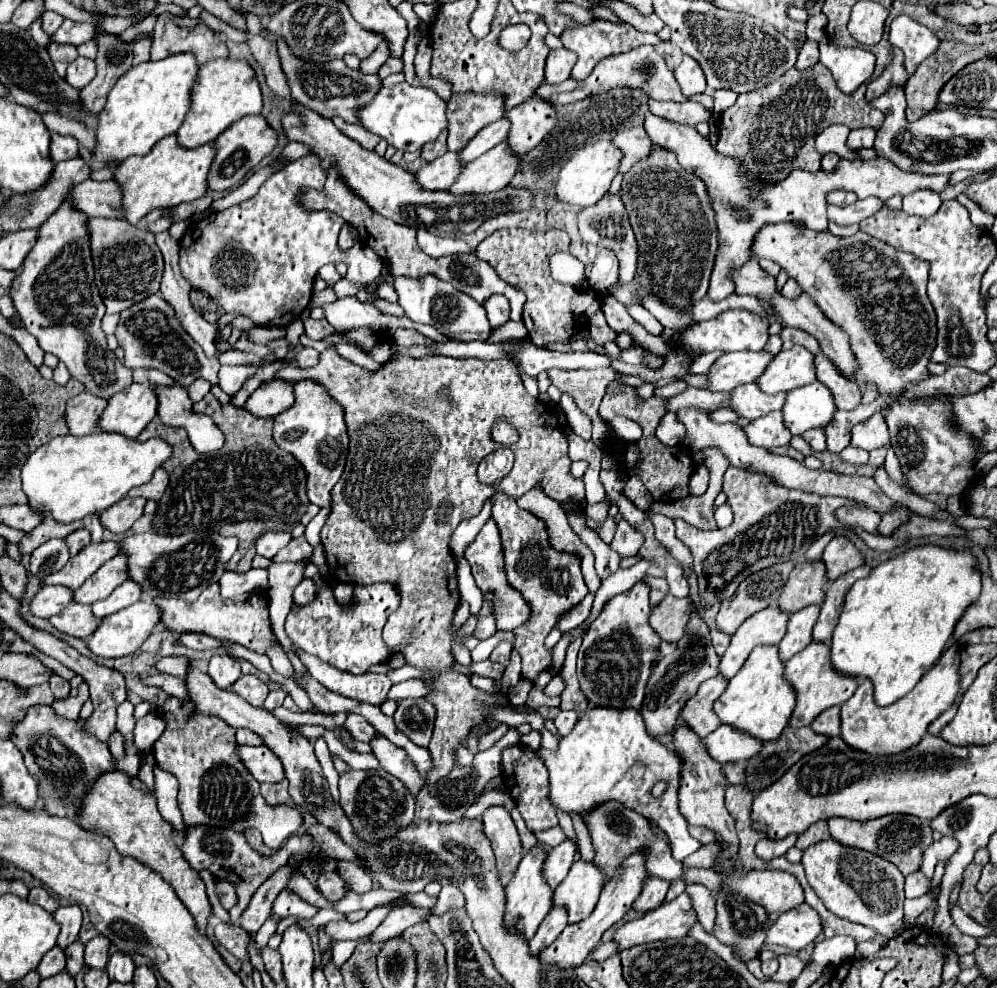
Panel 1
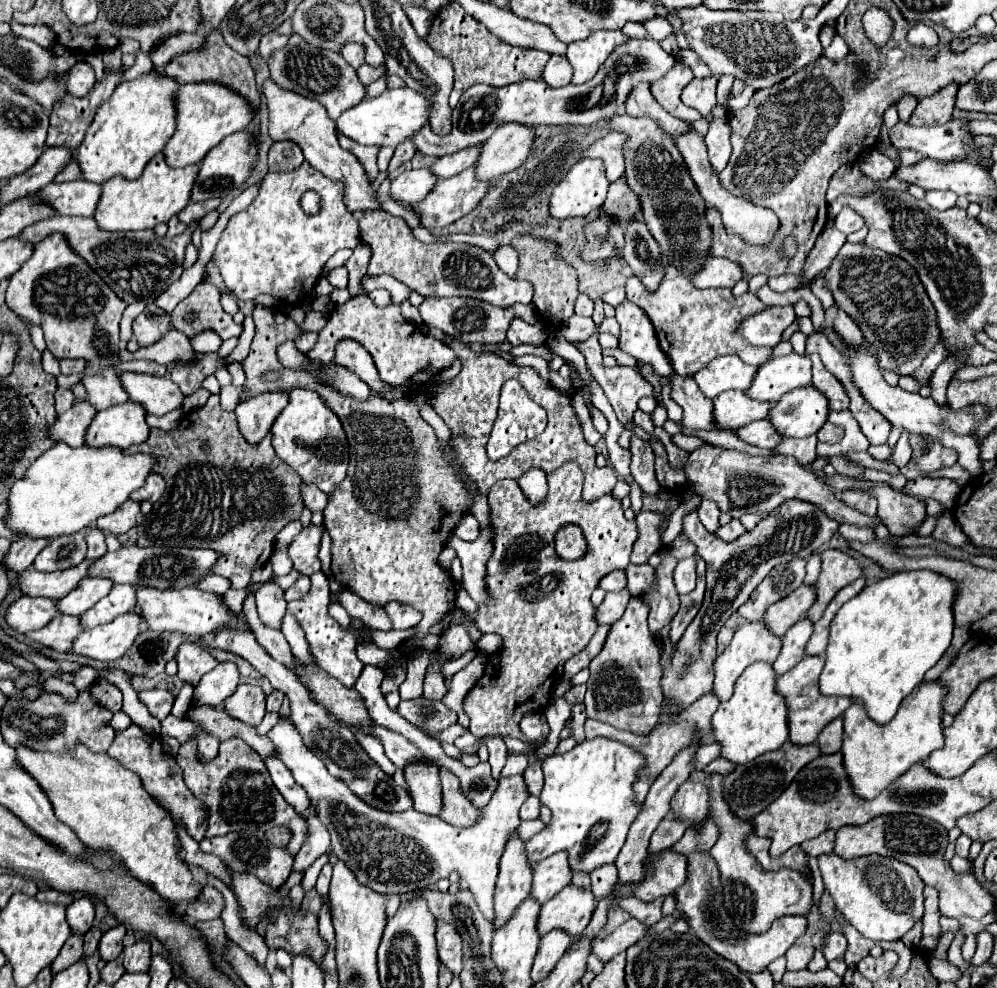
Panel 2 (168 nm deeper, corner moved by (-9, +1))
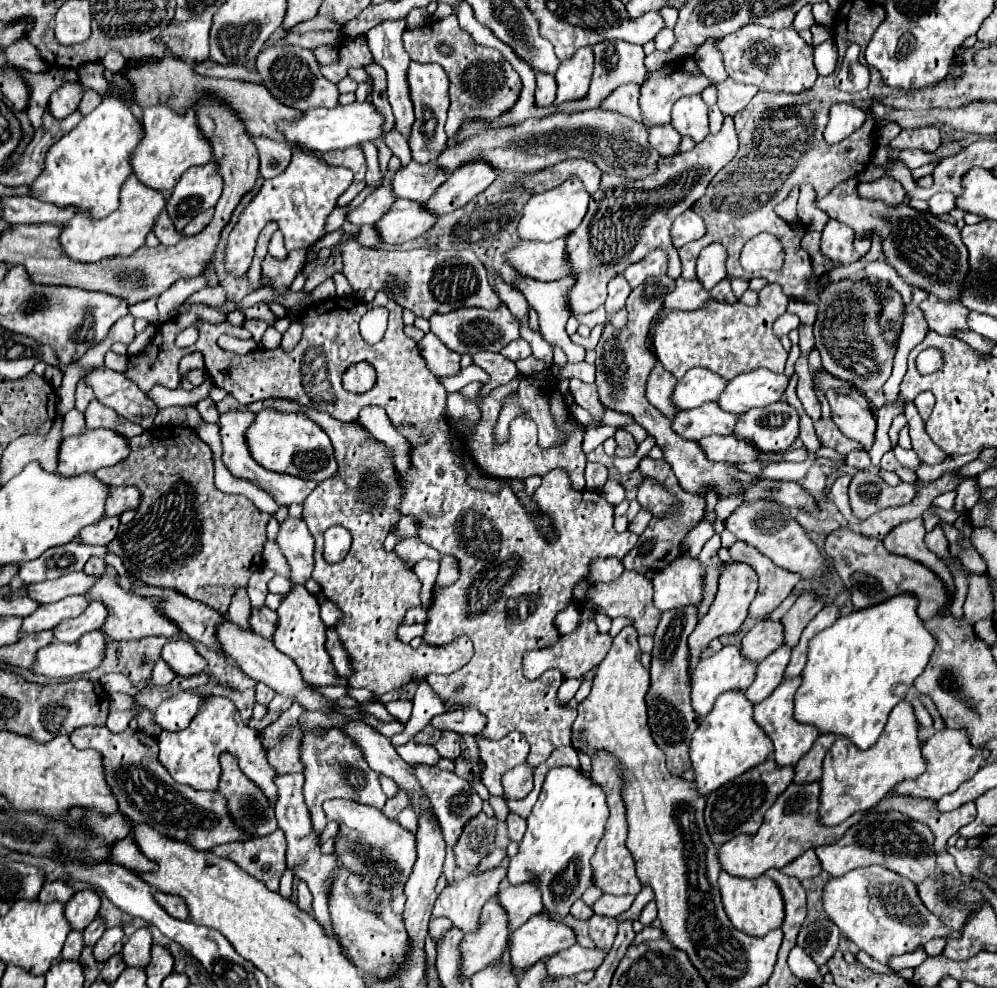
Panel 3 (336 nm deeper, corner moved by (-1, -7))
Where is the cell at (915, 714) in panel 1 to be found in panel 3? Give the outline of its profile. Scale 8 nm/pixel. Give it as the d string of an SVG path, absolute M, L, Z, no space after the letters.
M902 700L890 712L890 718L878 742L866 752L852 748L848 740L836 738L836 742L832 744L832 748L824 758L824 774L820 778L820 806L818 806L820 824L834 826L844 822L856 812L866 812L872 806L876 806L898 782L920 776L924 772L924 758L920 752L920 740L916 732L918 724L912 706L906 700Z

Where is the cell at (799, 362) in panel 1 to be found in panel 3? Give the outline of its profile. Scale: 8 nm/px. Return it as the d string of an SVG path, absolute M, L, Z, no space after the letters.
M756 368L752 372L742 372L740 376L728 380L716 404L732 414L748 412L756 406L768 406L782 400L786 386L788 378L784 374L776 376L766 368Z

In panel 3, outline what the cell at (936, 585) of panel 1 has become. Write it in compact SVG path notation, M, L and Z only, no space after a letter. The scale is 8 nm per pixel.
M896 596L880 606L842 616L830 628L814 636L808 646L808 662L802 670L802 684L794 696L794 720L814 726L820 734L846 736L860 750L874 746L884 730L890 710L906 698L908 688L920 672L924 672L932 648L936 646L934 636L916 616L916 604L918 600L914 596Z

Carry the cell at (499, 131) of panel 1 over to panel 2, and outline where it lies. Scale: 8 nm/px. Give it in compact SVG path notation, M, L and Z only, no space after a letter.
M476 144L476 146L470 146L470 148L464 148L460 152L456 152L452 156L438 158L432 164L432 172L436 172L436 176L440 176L440 178L452 178L452 176L460 174L462 170L476 164L476 160L478 160L478 156L482 152L482 146L484 144Z

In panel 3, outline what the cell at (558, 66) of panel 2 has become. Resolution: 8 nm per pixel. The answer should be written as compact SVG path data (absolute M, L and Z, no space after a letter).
M538 74L536 76L536 92L534 92L534 100L536 106L544 108L550 106L554 102L556 96L556 80L550 74Z

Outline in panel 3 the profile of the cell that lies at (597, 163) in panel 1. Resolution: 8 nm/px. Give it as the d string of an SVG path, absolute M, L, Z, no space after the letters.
M576 178L566 180L560 188L552 188L552 192L534 194L530 196L528 204L524 204L522 218L518 222L518 236L526 242L552 242L556 238L564 238L580 226L582 218L586 216L588 202L590 194L586 192L584 184L580 184L580 180Z

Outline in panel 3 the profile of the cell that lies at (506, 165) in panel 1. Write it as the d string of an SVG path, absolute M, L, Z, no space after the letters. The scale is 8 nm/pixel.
M396 200L390 210L374 224L374 228L384 244L404 244L422 236L434 222L436 216L428 216L422 204Z

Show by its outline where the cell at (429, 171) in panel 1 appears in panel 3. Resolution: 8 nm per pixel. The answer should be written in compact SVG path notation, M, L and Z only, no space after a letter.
M384 182L358 208L348 210L346 218L348 218L348 222L352 222L356 226L374 224L376 220L380 220L380 216L384 216L384 212L388 212L388 208L394 202L396 202L396 198L392 196L392 188L388 188L388 182Z

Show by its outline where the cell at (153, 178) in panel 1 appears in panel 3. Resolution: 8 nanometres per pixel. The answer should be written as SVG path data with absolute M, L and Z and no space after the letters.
M128 176L128 180L122 184L120 206L116 212L104 220L84 220L84 216L74 216L66 226L62 226L58 242L70 260L84 264L114 256L130 256L144 244L146 234L152 230L152 220L156 220L156 216L164 210L164 204L166 200L160 192L152 192L150 188L144 188L136 176Z

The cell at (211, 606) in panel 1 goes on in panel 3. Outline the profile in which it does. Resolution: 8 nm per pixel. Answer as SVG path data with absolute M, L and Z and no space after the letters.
M108 566L106 576L96 580L96 584L86 592L86 598L102 602L106 606L108 618L100 630L104 630L106 638L110 638L110 640L132 640L132 638L146 638L146 636L172 638L172 636L180 634L180 630L168 618L160 616L158 608L154 606L154 600L144 600L144 598L138 598L138 596L132 596L132 594L120 590L116 584L116 570L112 566Z

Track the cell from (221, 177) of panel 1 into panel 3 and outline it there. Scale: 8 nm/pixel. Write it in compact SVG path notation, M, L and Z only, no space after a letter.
M208 162L204 168L190 168L184 172L182 180L178 180L172 190L166 212L172 218L172 224L178 232L192 220L192 216L212 208L222 192L220 176L216 176L216 168Z

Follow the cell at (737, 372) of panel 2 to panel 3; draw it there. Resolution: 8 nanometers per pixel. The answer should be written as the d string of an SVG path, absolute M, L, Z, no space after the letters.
M690 368L682 380L678 380L672 402L678 410L696 408L696 404L714 402L716 396L724 390L726 380L720 380L714 372L708 372L708 368Z

